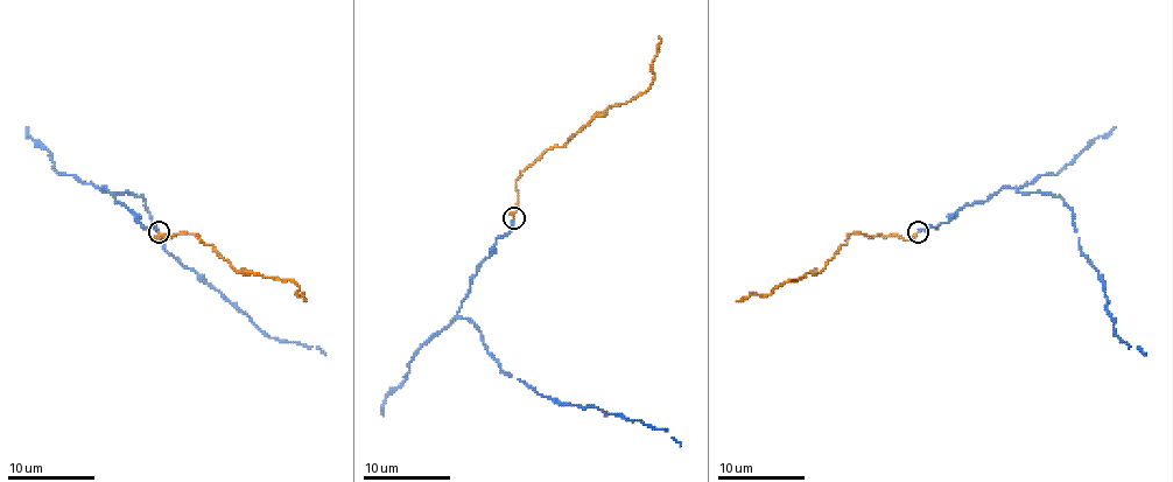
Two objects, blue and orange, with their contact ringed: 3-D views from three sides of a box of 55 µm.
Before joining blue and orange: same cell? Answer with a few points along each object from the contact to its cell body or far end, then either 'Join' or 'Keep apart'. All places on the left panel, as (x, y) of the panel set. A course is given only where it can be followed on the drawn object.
Course of blue: (159, 231), (139, 223), (102, 188), (132, 193), (145, 201), (164, 249), (271, 337), (318, 347), (325, 355). Course of orange: (159, 231), (162, 240), (161, 236), (192, 233), (210, 244), (238, 272), (293, 279), (303, 301). Join

